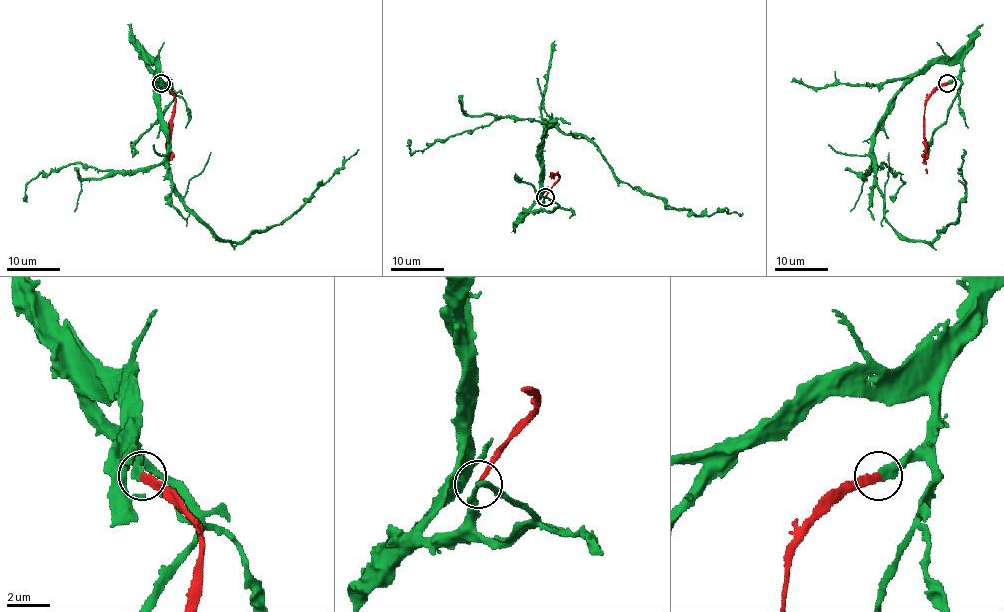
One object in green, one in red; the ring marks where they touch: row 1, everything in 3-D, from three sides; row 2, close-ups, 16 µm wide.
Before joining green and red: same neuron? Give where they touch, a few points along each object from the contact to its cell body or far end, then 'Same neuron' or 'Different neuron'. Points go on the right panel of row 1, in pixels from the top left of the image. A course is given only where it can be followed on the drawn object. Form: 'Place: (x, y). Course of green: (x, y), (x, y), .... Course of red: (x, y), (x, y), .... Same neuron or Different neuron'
Place: (947, 83). Course of green: (948, 83), (960, 65), (927, 65), (875, 130), (878, 190), (899, 234), (930, 242), (956, 219), (963, 149). Course of red: (947, 83), (926, 102), (927, 173). Same neuron

